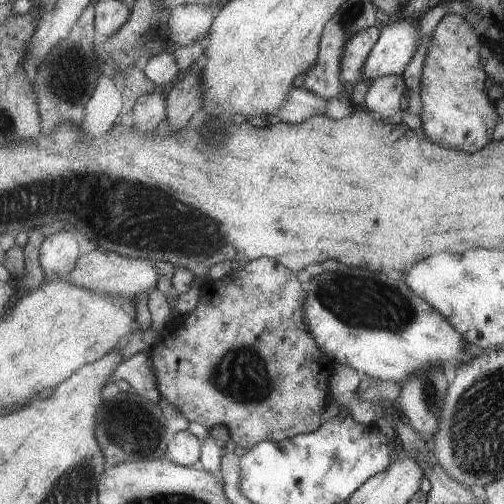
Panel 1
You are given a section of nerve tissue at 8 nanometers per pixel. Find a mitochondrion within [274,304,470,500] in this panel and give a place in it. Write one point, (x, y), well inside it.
(337, 462)

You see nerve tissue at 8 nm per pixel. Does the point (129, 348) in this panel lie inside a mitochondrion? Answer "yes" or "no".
no

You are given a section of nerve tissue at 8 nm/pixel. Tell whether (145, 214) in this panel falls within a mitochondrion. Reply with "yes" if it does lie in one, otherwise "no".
yes

